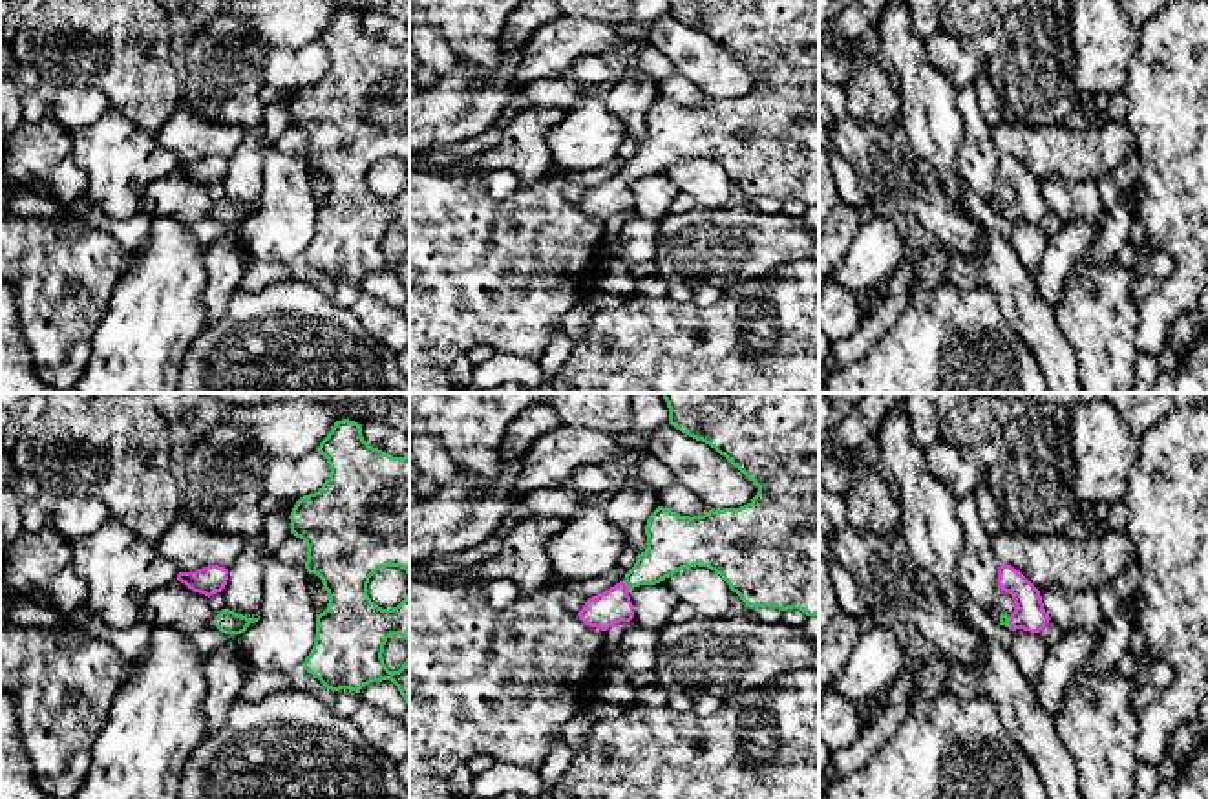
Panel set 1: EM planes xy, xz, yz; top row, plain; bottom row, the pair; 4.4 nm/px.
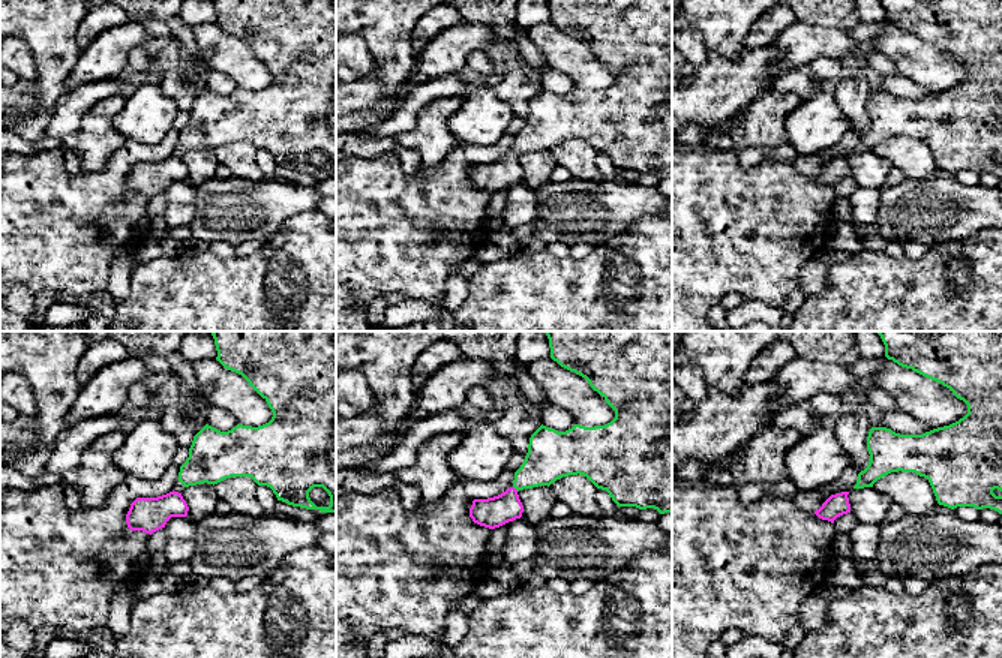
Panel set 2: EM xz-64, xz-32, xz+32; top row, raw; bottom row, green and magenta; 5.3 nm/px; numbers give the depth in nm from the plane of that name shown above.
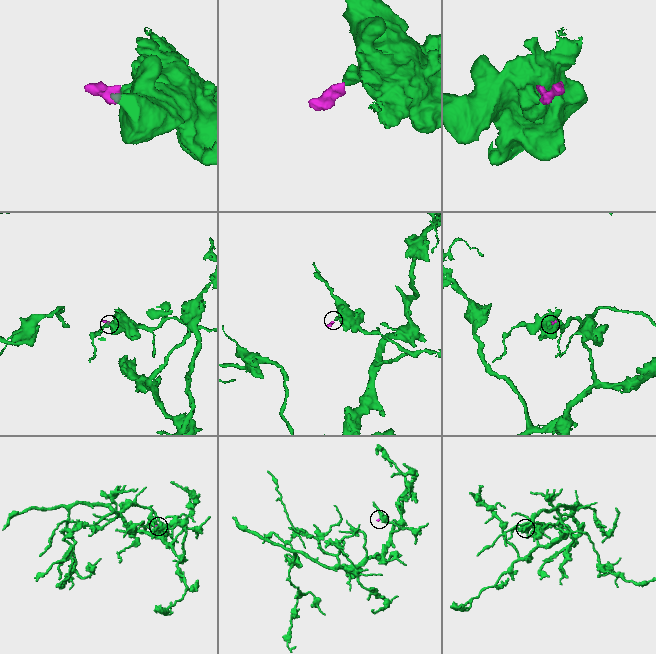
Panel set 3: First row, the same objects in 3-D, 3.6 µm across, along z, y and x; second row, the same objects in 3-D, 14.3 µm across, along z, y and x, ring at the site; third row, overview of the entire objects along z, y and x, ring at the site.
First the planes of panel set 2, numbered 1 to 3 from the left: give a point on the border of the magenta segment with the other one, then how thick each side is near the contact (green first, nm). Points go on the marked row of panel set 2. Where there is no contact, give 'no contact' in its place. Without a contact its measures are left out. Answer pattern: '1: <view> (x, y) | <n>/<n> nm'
1: no contact
2: xz-32 (516, 489) | 240/160 nm
3: no contact

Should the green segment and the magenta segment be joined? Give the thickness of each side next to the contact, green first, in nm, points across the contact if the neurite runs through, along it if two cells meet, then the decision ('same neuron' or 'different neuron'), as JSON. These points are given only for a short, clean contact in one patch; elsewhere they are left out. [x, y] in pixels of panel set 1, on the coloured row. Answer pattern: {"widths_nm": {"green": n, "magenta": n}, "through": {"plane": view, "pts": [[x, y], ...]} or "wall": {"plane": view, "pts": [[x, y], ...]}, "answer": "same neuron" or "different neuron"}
{"widths_nm": {"green": 200, "magenta": 150}, "through": {"plane": "xz", "pts": [[669, 547], [627, 585], [618, 595], [614, 606]]}, "answer": "same neuron"}

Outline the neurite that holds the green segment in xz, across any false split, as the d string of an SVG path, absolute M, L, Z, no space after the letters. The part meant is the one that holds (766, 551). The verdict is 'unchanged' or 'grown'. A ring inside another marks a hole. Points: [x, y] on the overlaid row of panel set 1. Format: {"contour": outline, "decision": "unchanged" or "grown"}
{"contour": "M662 393L669 408L669 424L702 441L724 455L751 479L758 492L740 508L711 508L704 516L680 516L658 506L647 519L647 549L638 554L625 580L592 596L578 613L585 625L607 631L634 618L629 591L656 585L687 567L707 567L722 576L749 607L799 609L819 616L819 393Z", "decision": "grown"}

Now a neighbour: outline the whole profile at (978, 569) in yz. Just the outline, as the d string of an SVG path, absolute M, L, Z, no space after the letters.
M974 494L958 499L958 516L963 527L963 556L958 567L959 581L970 600L1000 623L1003 613L996 598L1000 565L991 552L991 536L978 514Z

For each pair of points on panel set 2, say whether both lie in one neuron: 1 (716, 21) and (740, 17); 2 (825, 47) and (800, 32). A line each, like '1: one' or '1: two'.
1: one
2: one

